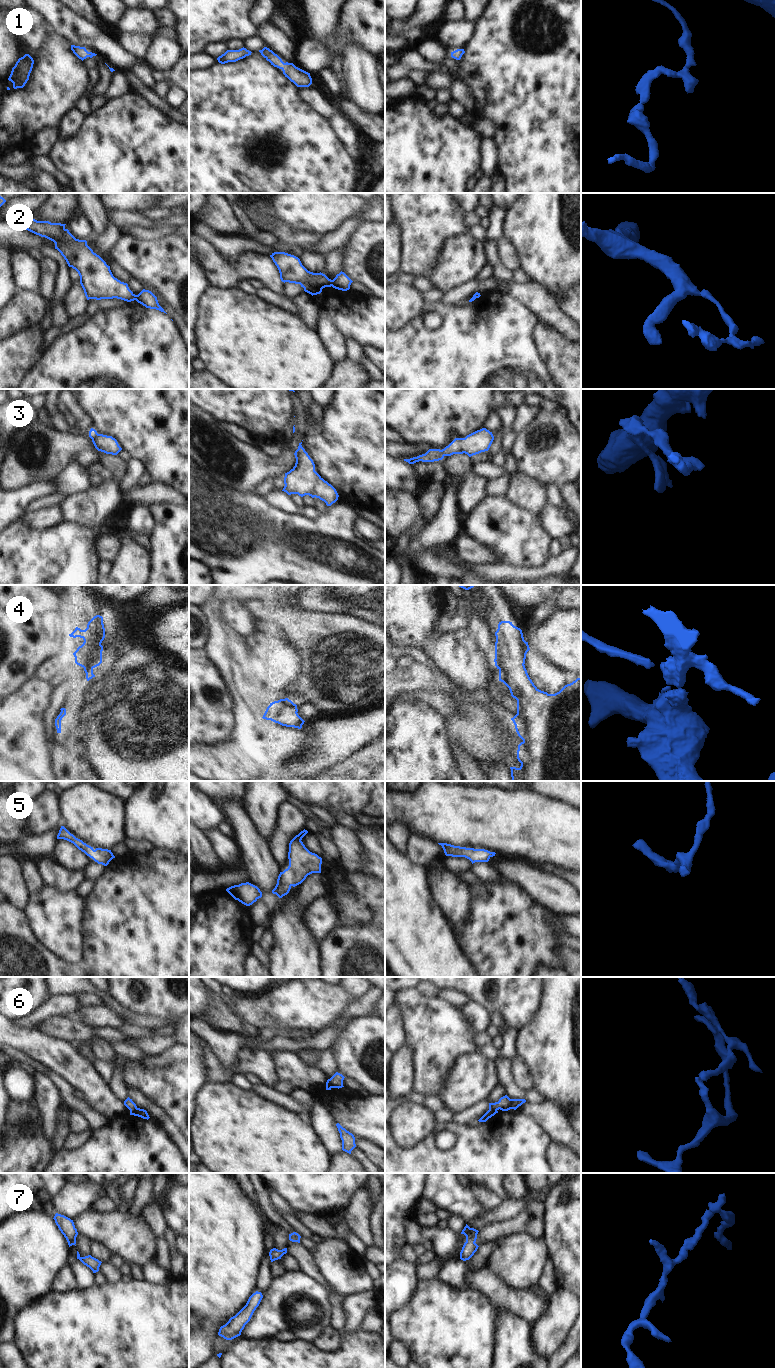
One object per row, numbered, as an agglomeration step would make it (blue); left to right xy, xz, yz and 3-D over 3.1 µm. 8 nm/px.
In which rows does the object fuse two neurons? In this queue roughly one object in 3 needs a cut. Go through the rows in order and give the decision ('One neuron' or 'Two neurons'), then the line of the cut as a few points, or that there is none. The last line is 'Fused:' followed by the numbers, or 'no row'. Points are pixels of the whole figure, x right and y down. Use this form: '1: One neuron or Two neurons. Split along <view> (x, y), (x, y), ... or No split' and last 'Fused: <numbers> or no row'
1: One neuron. No split
2: Two neurons. Split along xz (331, 280), (332, 285)
3: One neuron. No split
4: One neuron. No split
5: One neuron. No split
6: Two neurons. Split along xy (136, 1107), (132, 1114)
7: One neuron. No split
Fused: 2, 6

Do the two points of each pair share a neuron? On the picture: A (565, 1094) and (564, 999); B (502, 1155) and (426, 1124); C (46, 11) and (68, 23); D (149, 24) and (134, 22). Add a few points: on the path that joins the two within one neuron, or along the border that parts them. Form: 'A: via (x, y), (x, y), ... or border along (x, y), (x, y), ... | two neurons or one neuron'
A: via (565, 1070), (565, 1023) | one neuron
B: border along (436, 1124), (436, 1127), (418, 1143) | two neurons
C: via (51, 11), (63, 19) | one neuron
D: via (145, 23), (138, 22) | one neuron

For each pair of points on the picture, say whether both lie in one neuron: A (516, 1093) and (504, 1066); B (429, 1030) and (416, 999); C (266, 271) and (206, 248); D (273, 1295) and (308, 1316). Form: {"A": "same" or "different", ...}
{"A": "same", "B": "same", "C": "same", "D": "same"}

